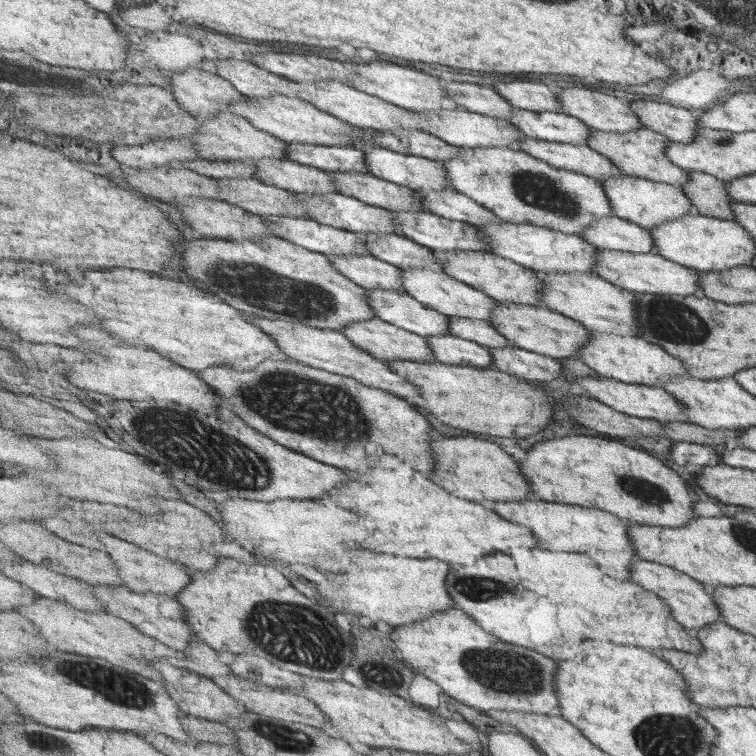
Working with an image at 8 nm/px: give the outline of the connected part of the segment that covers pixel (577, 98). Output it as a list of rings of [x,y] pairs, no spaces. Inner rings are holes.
[[[556,86],[558,88],[557,94],[564,106],[563,113],[580,118],[591,128],[623,133],[645,127],[631,103],[619,96],[587,88]]]

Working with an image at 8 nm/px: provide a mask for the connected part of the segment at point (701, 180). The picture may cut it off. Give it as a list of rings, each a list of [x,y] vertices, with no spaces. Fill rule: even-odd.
[[[690,171],[690,178],[685,184],[679,185],[686,197],[690,198],[692,208],[695,208],[694,214],[701,216],[727,219],[731,221],[734,218],[732,211],[732,198],[726,191],[726,181],[723,179],[715,178],[715,175]]]

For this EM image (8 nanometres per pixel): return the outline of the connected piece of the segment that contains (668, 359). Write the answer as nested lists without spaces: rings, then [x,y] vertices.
[[[592,333],[590,342],[580,350],[579,357],[585,365],[599,375],[627,384],[643,384],[653,387],[670,378],[685,377],[688,374],[681,359],[663,350],[662,346],[635,336]]]

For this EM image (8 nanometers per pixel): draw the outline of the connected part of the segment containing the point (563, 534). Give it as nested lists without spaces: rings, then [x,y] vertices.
[[[541,499],[523,500],[513,502],[493,502],[489,506],[495,506],[503,518],[511,522],[519,522],[526,526],[539,545],[550,551],[585,553],[602,568],[609,576],[629,581],[634,572],[634,561],[639,559],[636,545],[633,544],[628,533],[631,523],[622,519],[619,515],[606,510],[593,509],[591,507],[569,505],[549,502]]]

